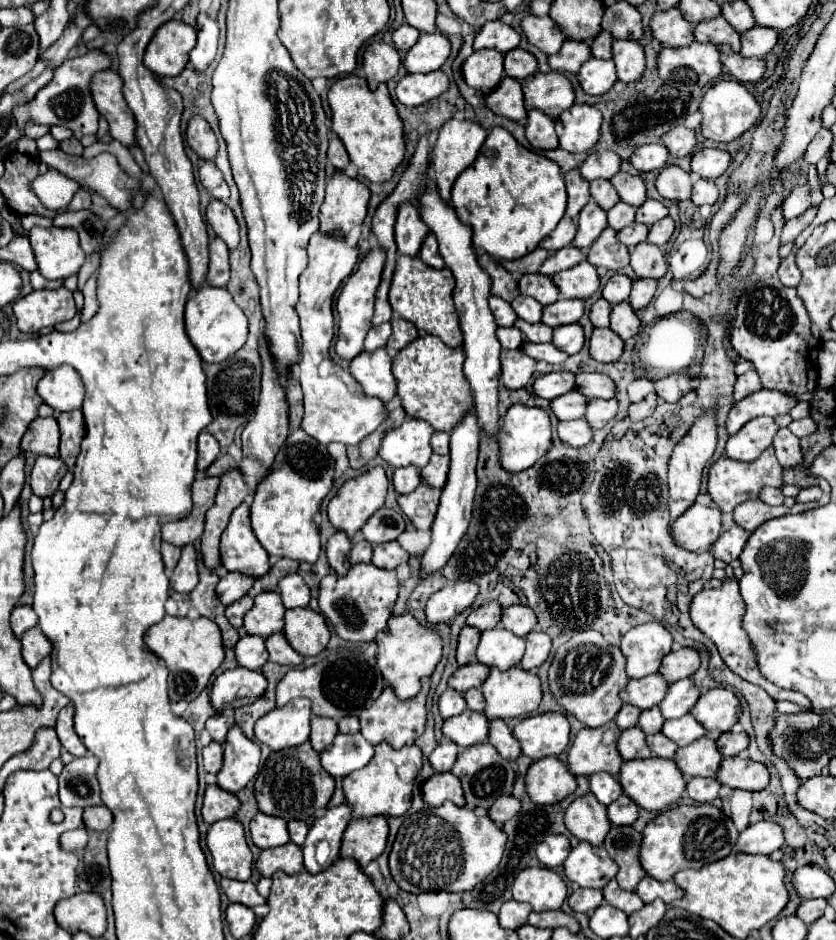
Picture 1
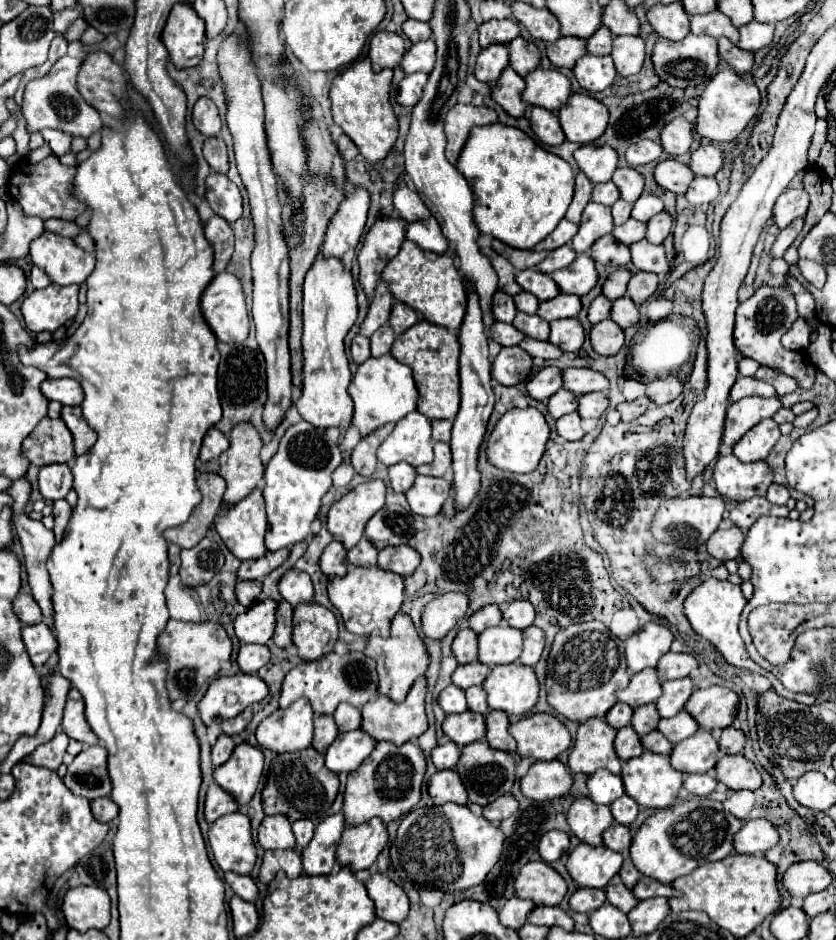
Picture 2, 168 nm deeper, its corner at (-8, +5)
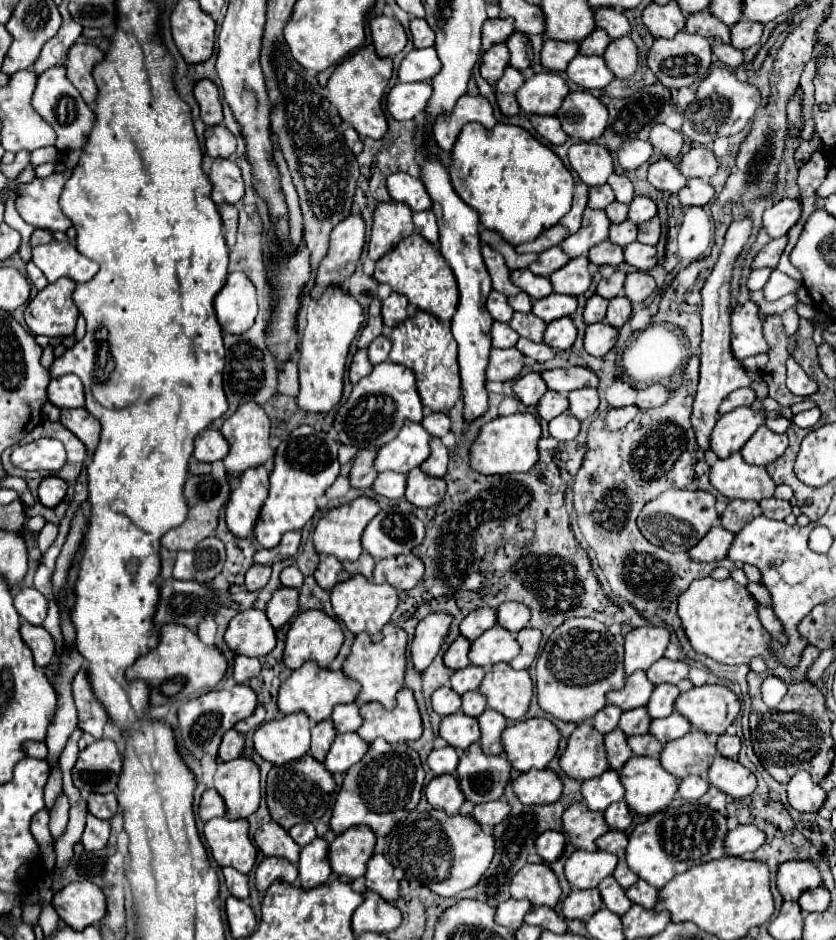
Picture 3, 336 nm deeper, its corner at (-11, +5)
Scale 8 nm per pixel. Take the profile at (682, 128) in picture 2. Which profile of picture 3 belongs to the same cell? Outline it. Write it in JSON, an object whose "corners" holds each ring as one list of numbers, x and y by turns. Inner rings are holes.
{"corners":[[657,124,651,134,649,134,649,142,653,144,655,152,663,154,669,160,675,160,681,154,681,146,683,146,683,134,677,130,667,128,665,124]]}

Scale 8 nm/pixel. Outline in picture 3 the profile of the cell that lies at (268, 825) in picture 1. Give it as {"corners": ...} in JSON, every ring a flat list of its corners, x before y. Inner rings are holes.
{"corners":[[269,822,257,828,255,832,255,844,265,856,277,856,277,858,287,858,293,864,297,864,299,856,299,846,291,840,285,828,281,828,277,822]]}

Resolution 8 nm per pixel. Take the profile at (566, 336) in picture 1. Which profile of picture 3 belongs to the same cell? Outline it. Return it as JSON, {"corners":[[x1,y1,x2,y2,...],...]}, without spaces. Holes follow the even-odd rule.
{"corners":[[559,318,547,324,547,332,543,334,543,342,553,350,567,350,573,346,577,336,577,328,571,318]]}

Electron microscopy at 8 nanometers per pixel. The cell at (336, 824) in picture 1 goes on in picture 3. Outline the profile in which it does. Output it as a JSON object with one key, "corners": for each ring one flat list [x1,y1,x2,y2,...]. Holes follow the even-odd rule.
{"corners":[[315,838,311,844,301,848,299,854,299,888,311,890,327,882,331,866,327,860,329,844,323,838]]}

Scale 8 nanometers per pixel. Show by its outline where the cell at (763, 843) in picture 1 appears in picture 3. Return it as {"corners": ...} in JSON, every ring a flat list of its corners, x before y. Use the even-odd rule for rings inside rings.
{"corners":[[747,824,747,826,737,826,727,834,725,848,727,856,745,856,745,852,755,852,763,844,765,836,759,832,759,828]]}

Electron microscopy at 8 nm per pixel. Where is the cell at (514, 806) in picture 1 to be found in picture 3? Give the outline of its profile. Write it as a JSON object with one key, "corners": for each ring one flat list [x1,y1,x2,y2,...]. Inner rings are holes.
{"corners":[[495,800,495,802,485,802,485,804,477,804,471,812,473,820,479,822,481,826,487,824,487,826,495,826,499,824,501,820,507,818,509,814,509,804,505,800]]}

